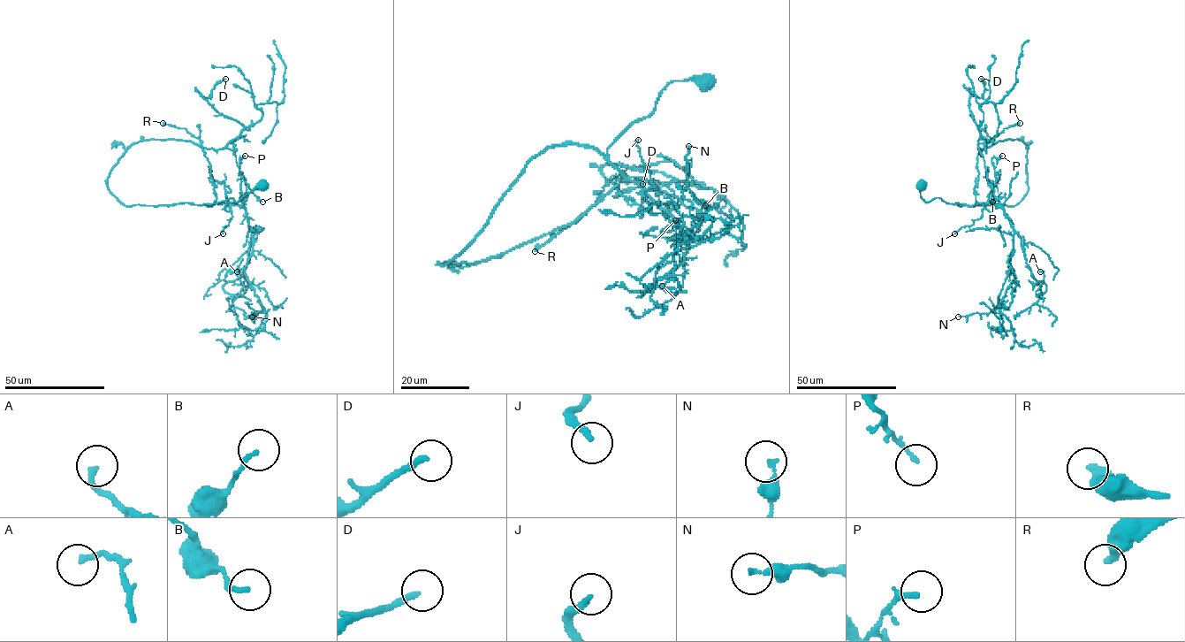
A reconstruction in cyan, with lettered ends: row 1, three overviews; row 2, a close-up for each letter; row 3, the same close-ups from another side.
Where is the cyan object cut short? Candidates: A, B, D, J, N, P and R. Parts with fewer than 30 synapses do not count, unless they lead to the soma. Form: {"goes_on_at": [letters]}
{"goes_on_at": ["D"]}

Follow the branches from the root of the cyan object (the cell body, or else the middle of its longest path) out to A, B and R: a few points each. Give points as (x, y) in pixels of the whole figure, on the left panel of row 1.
A: (263, 187), (237, 202), (204, 203), (246, 210), (249, 258), (223, 287), (241, 294), (246, 281), (237, 271)
B: (263, 187), (237, 202), (206, 205), (216, 194), (202, 147), (231, 149), (240, 177), (262, 202)
R: (263, 187), (237, 202), (231, 198), (206, 205), (215, 202), (216, 194), (201, 141), (185, 128), (163, 123)

